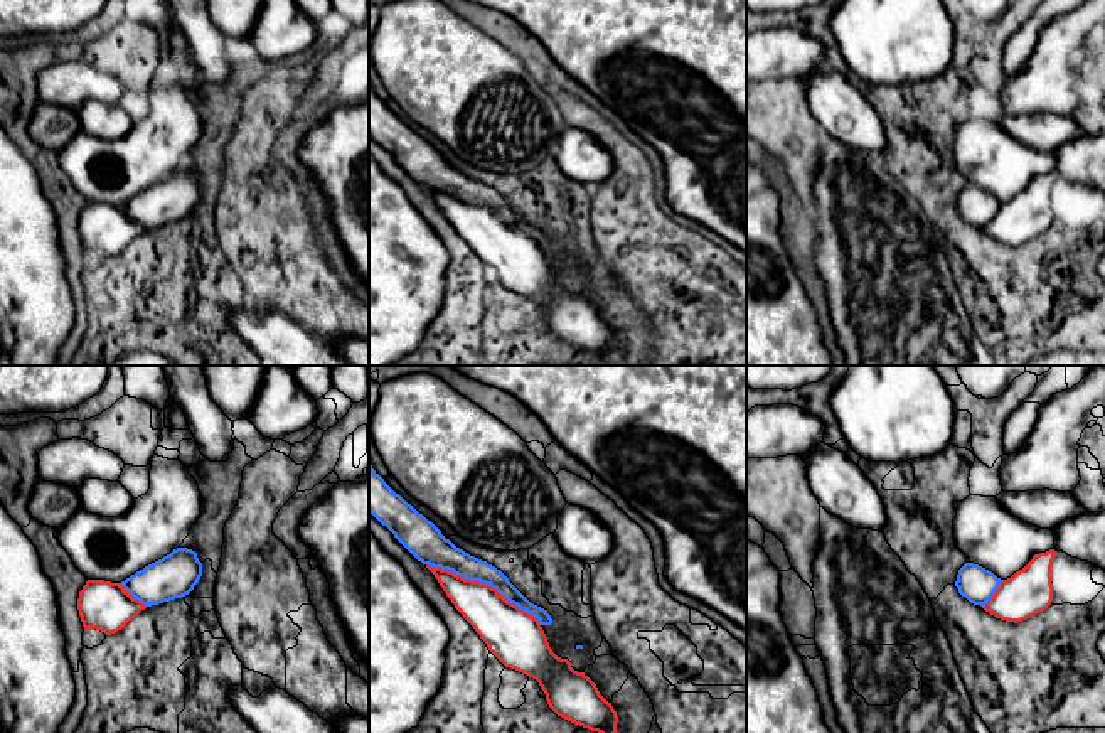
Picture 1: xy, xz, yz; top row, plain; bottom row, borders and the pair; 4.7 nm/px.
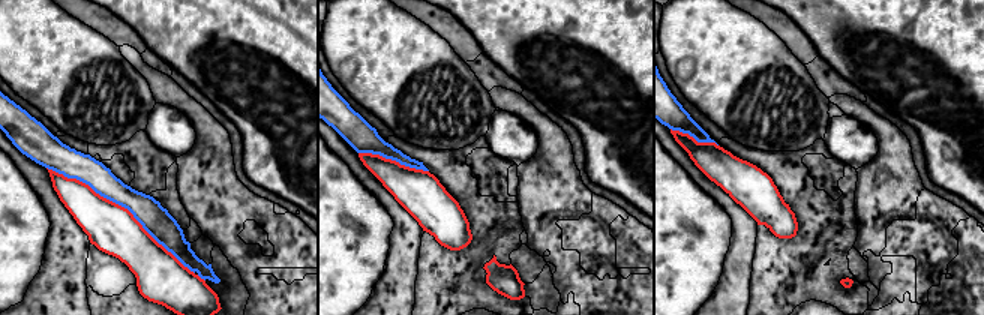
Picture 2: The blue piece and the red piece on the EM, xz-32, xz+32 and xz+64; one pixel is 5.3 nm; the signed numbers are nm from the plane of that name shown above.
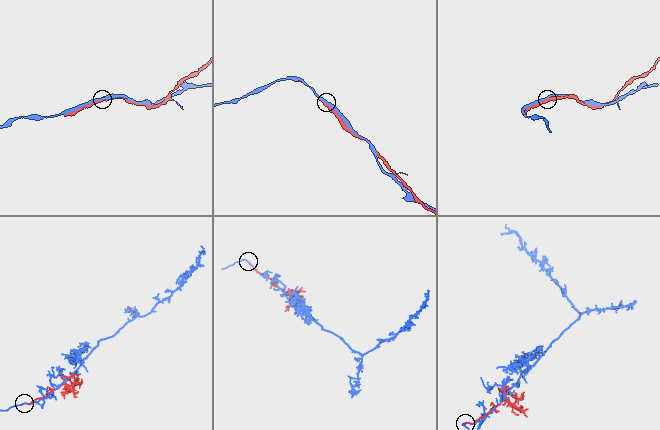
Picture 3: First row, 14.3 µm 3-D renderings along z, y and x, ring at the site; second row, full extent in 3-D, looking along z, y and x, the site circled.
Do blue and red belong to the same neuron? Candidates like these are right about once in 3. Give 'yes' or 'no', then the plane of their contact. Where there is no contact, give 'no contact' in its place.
no | xz

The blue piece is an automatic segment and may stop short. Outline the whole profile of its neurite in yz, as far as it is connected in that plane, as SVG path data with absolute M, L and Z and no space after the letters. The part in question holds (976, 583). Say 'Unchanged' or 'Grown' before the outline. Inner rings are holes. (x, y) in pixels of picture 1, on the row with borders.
Unchanged. M965 563L958 570L955 586L970 603L984 607L999 588L999 583L1001 578L992 571L974 563Z

